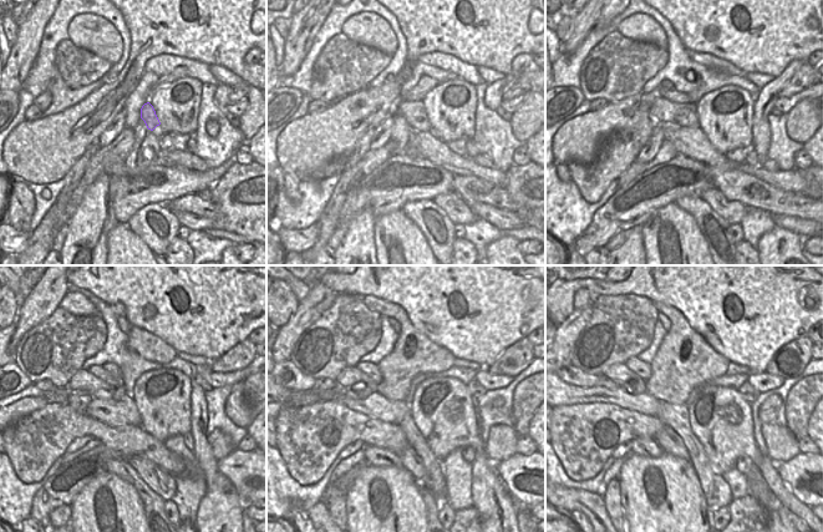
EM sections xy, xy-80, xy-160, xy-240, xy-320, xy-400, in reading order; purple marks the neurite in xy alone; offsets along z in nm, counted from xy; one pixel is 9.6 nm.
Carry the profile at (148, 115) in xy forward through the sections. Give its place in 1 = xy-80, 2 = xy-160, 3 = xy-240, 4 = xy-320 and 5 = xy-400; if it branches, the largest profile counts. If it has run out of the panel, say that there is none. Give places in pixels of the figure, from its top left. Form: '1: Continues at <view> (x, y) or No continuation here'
1: Continues at xy-80 (413, 112)
2: Continues at xy-160 (665, 111)
3: Continues at xy-240 (105, 391)
4: Continues at xy-320 (350, 375)
5: Continues at xy-400 (620, 374)

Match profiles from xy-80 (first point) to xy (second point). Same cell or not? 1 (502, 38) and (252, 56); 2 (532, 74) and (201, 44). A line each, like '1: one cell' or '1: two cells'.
1: two cells
2: one cell

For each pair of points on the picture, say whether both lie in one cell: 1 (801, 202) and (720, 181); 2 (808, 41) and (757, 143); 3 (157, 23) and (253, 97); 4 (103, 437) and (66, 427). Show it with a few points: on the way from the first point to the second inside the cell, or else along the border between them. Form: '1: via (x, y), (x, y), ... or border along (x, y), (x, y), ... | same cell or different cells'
1: via (781, 202), (760, 194), (747, 194), (740, 187) | same cell
2: border along (803, 60), (793, 60), (775, 77) | different cells
3: border along (250, 85), (253, 87) | different cells
4: via (95, 429), (75, 427) | same cell

